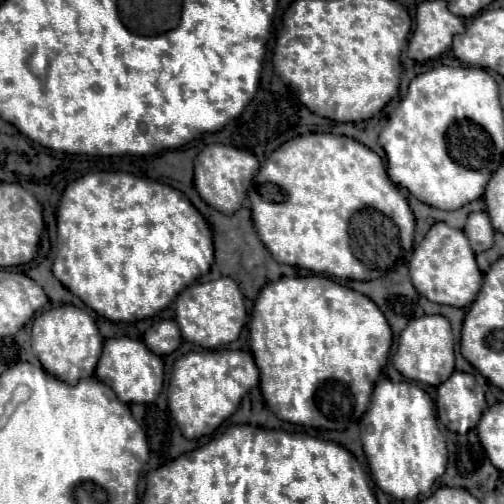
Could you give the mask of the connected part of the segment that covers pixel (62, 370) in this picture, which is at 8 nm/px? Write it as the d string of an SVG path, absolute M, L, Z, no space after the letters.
M73 304L51 308L49 312L43 312L33 320L31 330L33 354L41 360L43 368L49 374L61 376L61 380L69 380L69 384L77 384L77 380L93 376L97 360L101 356L101 346L103 336L99 334L95 320L85 310Z

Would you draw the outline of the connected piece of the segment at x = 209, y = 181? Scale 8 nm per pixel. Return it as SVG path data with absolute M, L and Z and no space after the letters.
M209 144L205 146L197 158L195 158L195 188L199 192L199 196L213 206L215 210L223 212L223 214L233 214L235 210L239 210L247 188L259 168L257 158L247 152L247 150L239 150L235 146L225 146L225 144Z

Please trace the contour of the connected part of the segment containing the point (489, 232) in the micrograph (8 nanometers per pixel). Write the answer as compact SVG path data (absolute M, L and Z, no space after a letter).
M471 212L465 224L465 236L469 238L469 244L473 252L485 252L493 246L493 226L489 224L487 212Z

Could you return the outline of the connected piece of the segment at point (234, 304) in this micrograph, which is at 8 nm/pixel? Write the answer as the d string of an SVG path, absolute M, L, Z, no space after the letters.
M219 278L205 284L191 284L175 300L175 320L187 342L203 348L219 348L239 338L247 310L239 286L231 278Z

